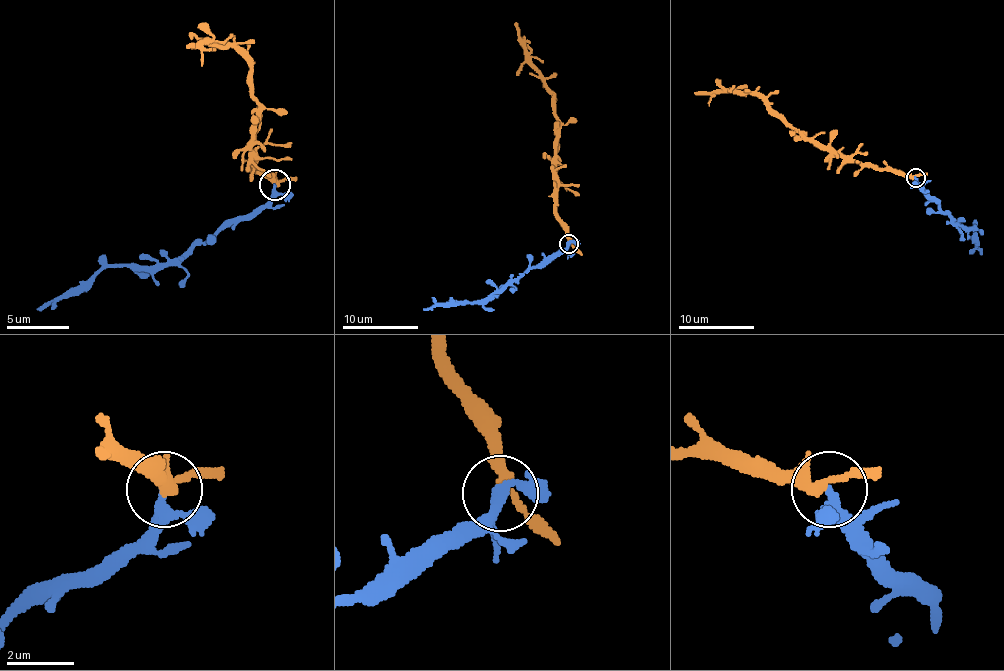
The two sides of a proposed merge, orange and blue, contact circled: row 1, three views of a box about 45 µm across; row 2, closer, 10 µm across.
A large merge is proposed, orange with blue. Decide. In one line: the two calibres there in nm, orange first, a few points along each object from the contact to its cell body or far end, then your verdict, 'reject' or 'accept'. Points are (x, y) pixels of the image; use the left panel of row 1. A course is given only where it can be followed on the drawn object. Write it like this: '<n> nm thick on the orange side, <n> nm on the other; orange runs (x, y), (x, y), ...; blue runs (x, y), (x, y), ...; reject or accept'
240 nm thick on the orange side, 280 nm on the other; orange runs (274, 185), (255, 173), (252, 148), (258, 104), (252, 67), (230, 45), (187, 45); blue runs (274, 185), (265, 204), (184, 254), (137, 266), (100, 266), (68, 291), (37, 310); reject

